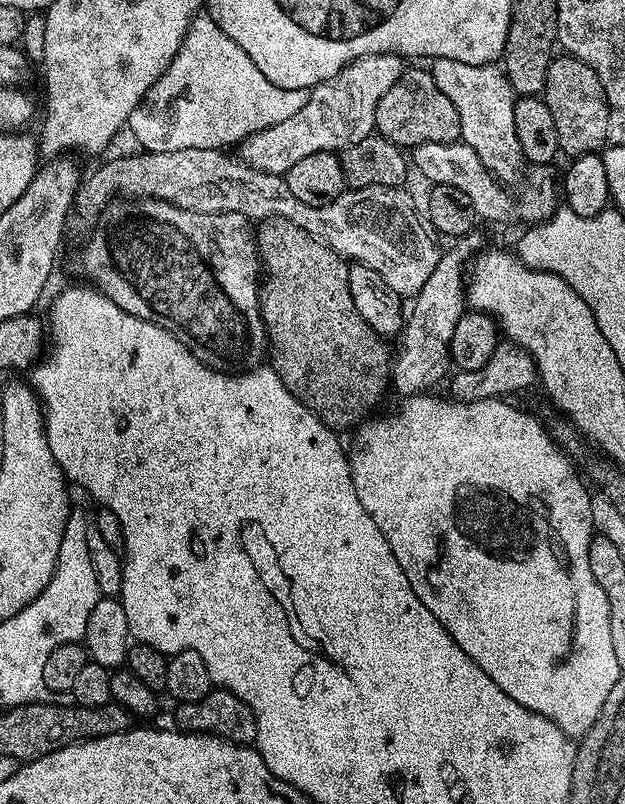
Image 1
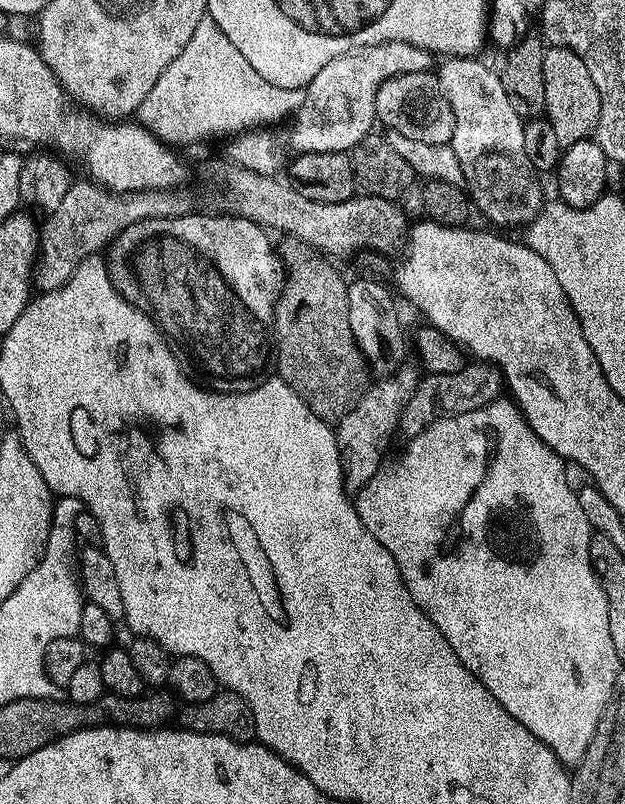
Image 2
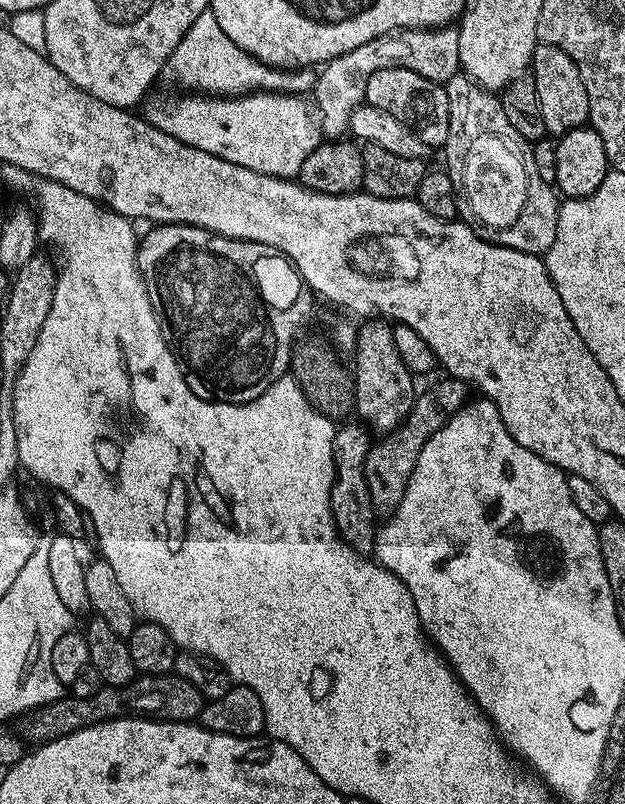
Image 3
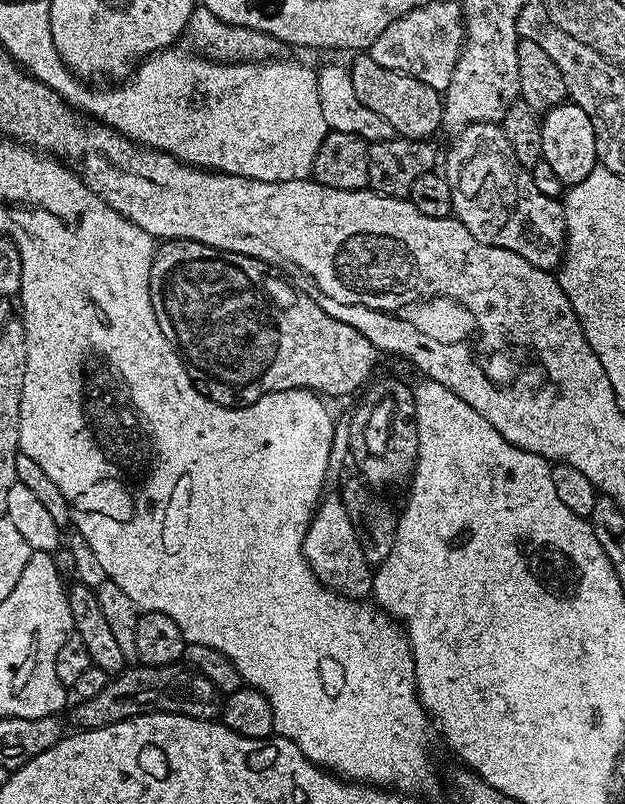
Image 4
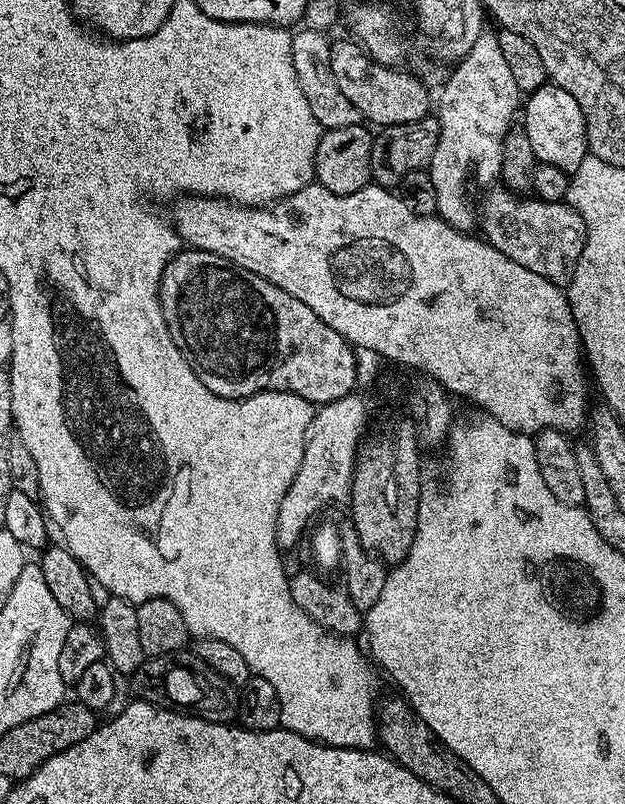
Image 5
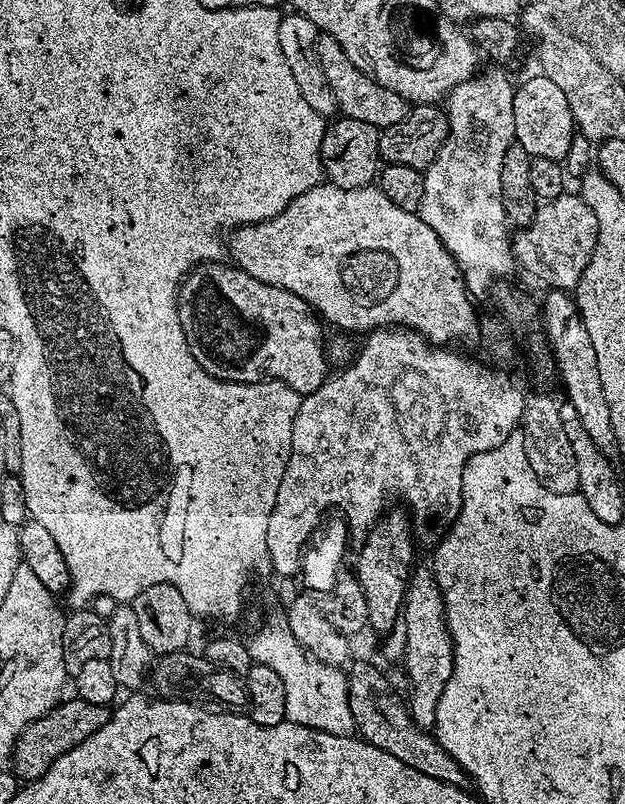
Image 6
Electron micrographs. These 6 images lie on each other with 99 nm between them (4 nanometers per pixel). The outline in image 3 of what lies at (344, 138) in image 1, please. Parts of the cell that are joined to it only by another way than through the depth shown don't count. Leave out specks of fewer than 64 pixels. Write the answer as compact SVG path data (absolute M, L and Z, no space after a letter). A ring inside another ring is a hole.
M399 28L396 32L382 34L329 60L319 69L314 89L314 108L322 117L322 132L325 137L340 138L348 132L350 114L354 114L359 104L365 103L366 82L370 82L370 77L378 74L378 70L387 68L414 70L414 74L422 74L422 78L432 80L435 84L447 85L449 78L461 71L456 28Z

